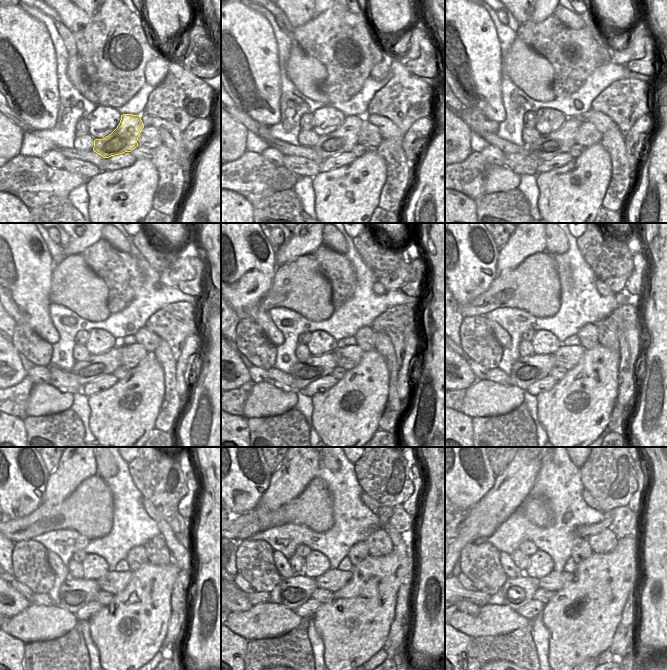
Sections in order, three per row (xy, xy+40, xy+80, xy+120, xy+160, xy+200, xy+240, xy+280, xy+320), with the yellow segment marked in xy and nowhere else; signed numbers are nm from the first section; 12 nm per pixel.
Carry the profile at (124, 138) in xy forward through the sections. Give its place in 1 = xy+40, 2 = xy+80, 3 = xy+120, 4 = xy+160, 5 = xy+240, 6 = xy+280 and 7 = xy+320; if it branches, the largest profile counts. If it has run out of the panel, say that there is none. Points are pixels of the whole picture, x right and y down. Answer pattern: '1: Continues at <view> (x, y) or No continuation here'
1: Continues at xy+40 (342, 140)
2: Continues at xy+80 (557, 142)
3: Continues at xy+120 (96, 366)
4: Continues at xy+160 (304, 372)
5: Continues at xy+240 (74, 594)
6: Continues at xy+280 (295, 591)
7: Continues at xy+320 (517, 592).

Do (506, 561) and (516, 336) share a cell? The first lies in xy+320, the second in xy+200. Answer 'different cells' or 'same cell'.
different cells

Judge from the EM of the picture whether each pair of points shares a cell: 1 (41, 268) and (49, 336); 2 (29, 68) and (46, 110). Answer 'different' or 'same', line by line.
1: same
2: same

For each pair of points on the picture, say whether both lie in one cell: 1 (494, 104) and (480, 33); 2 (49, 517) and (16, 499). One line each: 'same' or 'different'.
1: same
2: different

